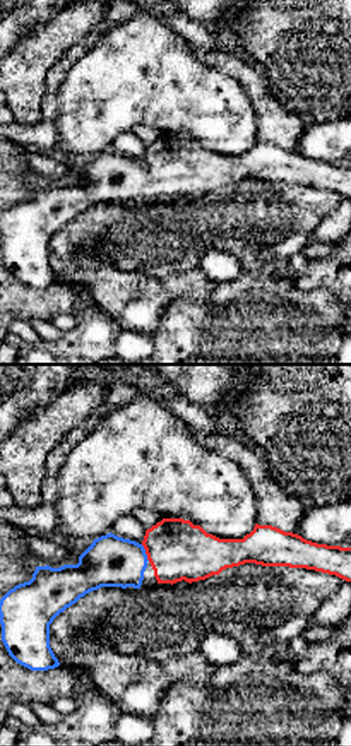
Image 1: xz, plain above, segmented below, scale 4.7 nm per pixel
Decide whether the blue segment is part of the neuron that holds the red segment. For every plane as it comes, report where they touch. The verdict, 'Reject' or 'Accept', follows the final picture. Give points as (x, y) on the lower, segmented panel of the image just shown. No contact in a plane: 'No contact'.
Touches red at (146, 553)

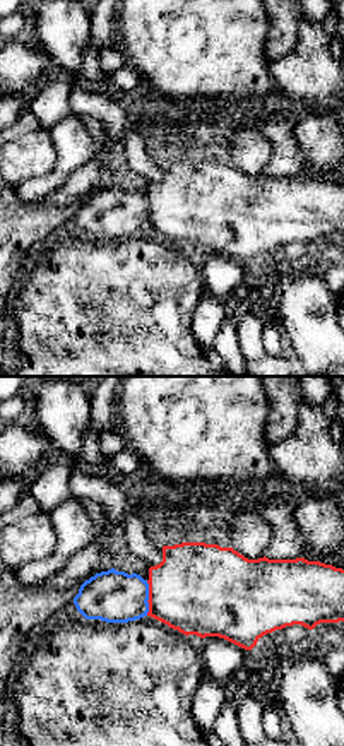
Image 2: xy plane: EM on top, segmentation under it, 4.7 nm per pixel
Touches red at (149, 597)

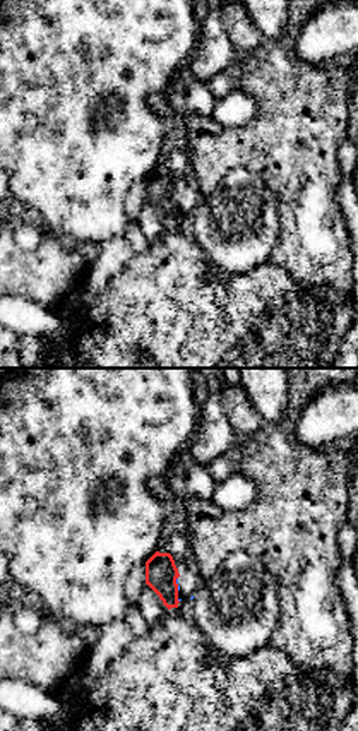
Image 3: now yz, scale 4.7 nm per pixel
Touches red at (177, 584)

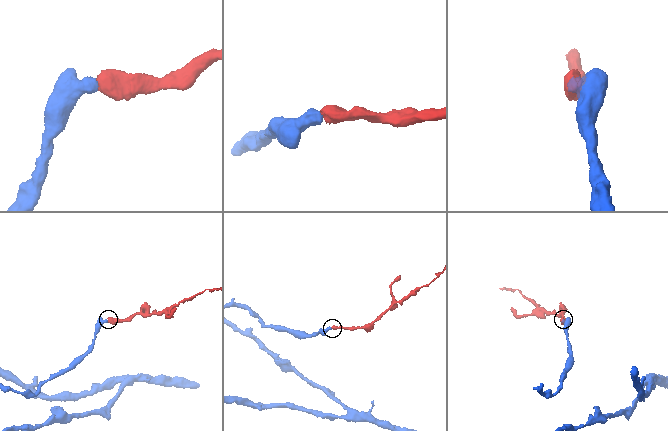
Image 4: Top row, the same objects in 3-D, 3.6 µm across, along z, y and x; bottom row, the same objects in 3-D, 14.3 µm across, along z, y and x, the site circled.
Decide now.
Accept

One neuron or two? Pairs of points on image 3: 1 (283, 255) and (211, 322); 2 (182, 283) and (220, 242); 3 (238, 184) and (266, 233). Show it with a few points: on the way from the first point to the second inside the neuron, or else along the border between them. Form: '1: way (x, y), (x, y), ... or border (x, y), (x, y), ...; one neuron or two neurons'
1: border (269, 261), (309, 286); two neurons
2: border (189, 231), (214, 262); two neurons
3: way (240, 196), (242, 209), (254, 221); one neuron

